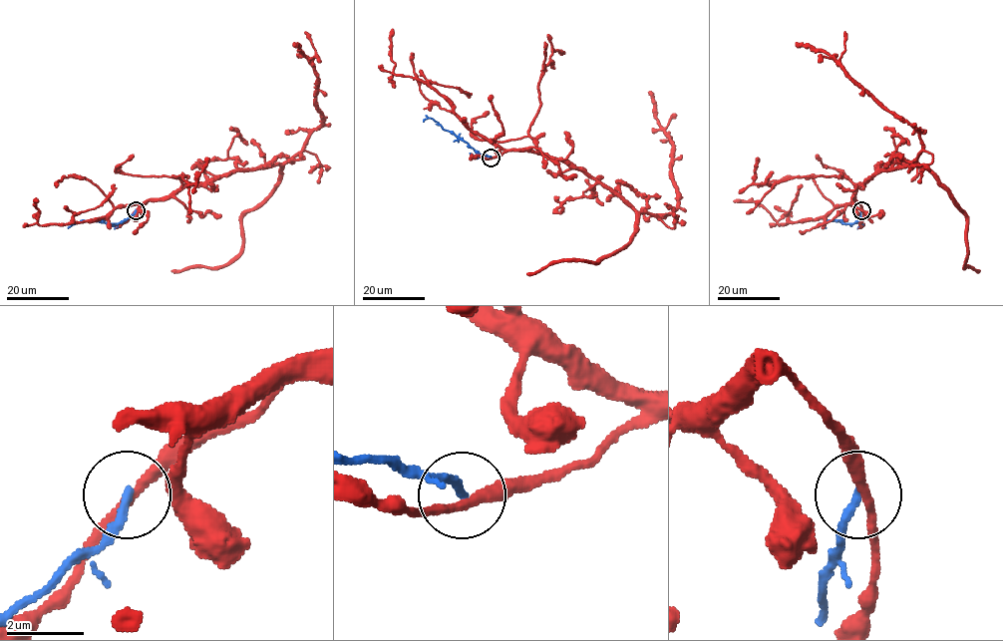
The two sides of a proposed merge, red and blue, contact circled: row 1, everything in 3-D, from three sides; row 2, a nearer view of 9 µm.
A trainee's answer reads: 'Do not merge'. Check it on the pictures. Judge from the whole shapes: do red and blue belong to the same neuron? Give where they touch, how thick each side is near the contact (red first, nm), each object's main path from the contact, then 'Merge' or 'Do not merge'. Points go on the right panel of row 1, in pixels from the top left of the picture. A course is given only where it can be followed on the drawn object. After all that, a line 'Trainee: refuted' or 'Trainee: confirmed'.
Place: (861, 210). Thickness 240 nm (red) against 240 nm. Course of red: (862, 209), (855, 188), (880, 171), (914, 164), (921, 150), (918, 131), (882, 107), (831, 56), (796, 43). Course of blue: (862, 209), (859, 219), (852, 223), (827, 220), (822, 224), (826, 227). Do not merge
Trainee: confirmed

